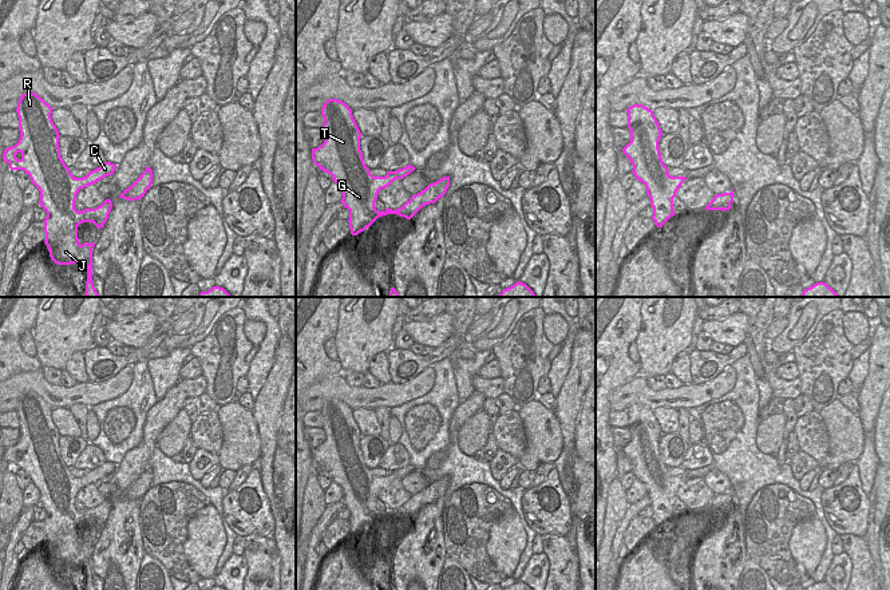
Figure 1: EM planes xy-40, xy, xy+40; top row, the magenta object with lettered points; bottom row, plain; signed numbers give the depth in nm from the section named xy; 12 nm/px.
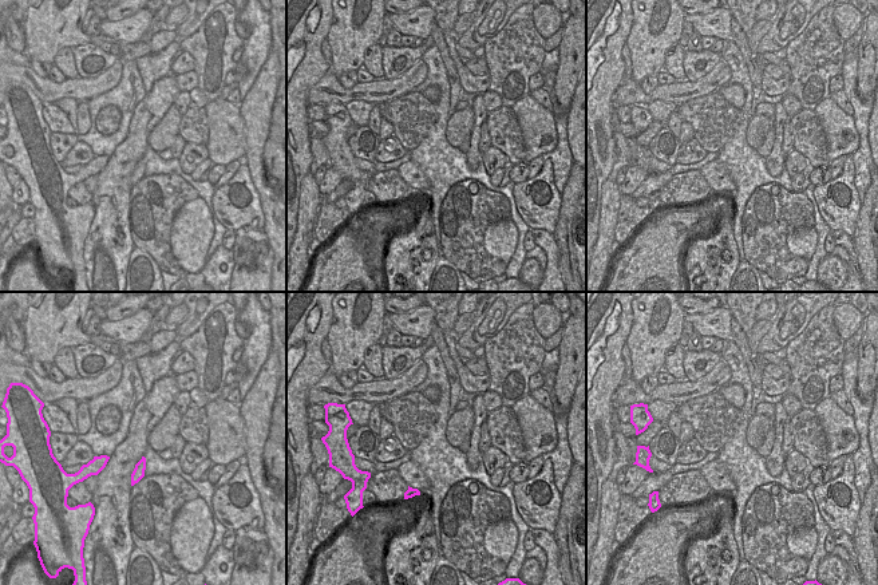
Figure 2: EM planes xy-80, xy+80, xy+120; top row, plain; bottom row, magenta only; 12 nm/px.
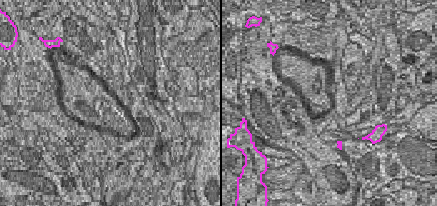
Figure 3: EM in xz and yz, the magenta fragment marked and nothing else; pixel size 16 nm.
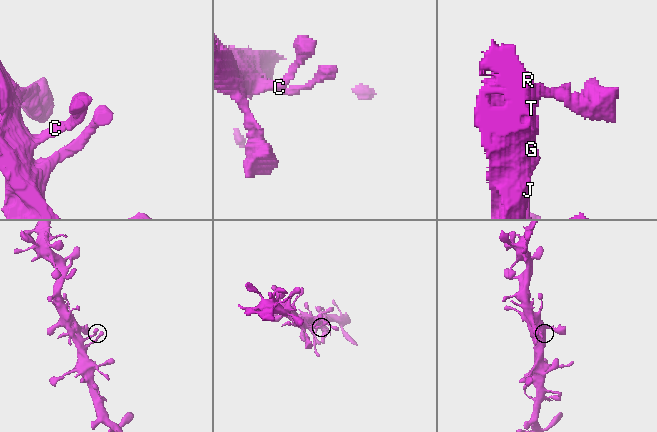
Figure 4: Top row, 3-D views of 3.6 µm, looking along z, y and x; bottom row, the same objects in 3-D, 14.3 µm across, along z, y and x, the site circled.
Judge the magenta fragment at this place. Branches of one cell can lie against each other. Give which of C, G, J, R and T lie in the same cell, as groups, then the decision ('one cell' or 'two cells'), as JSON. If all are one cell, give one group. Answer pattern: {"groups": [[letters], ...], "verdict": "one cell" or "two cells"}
{"groups": [["C", "G", "J", "R", "T"]], "verdict": "one cell"}

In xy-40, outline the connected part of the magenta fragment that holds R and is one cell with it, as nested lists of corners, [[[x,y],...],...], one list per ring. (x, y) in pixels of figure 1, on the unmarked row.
[[[35,392],[19,399],[19,441],[4,450],[3,459],[11,470],[23,470],[40,491],[39,504],[46,510],[44,532],[51,559],[58,565],[83,562],[87,566],[86,590],[95,590],[92,582],[94,542],[79,543],[78,526],[92,522],[103,527],[112,508],[106,499],[95,508],[75,508],[80,488],[112,475],[116,464],[104,462],[83,478],[75,478],[60,456],[59,431],[52,421],[52,407]]]

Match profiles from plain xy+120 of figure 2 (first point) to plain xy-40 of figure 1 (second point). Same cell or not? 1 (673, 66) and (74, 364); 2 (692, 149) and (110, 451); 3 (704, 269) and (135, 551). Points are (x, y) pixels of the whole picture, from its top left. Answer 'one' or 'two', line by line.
1: one
2: two
3: one

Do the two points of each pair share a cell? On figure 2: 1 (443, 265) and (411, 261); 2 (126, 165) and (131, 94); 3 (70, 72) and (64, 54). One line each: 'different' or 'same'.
1: different
2: different
3: same

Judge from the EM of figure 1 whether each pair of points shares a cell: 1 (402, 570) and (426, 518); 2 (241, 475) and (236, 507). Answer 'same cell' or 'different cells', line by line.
1: same cell
2: different cells

